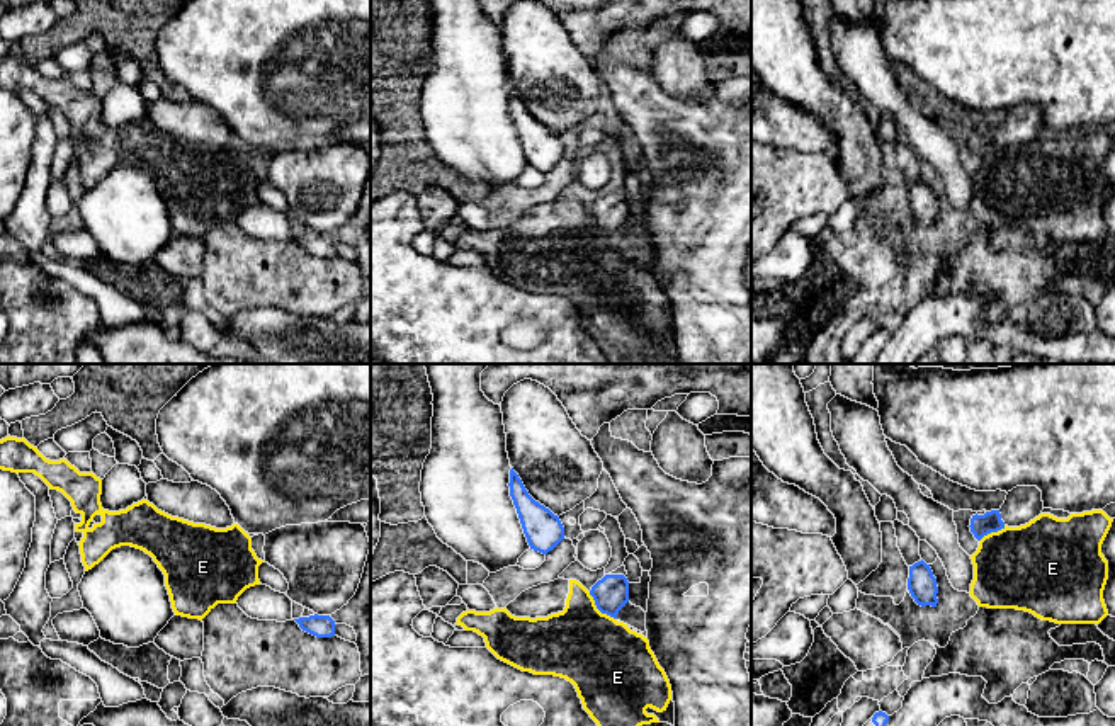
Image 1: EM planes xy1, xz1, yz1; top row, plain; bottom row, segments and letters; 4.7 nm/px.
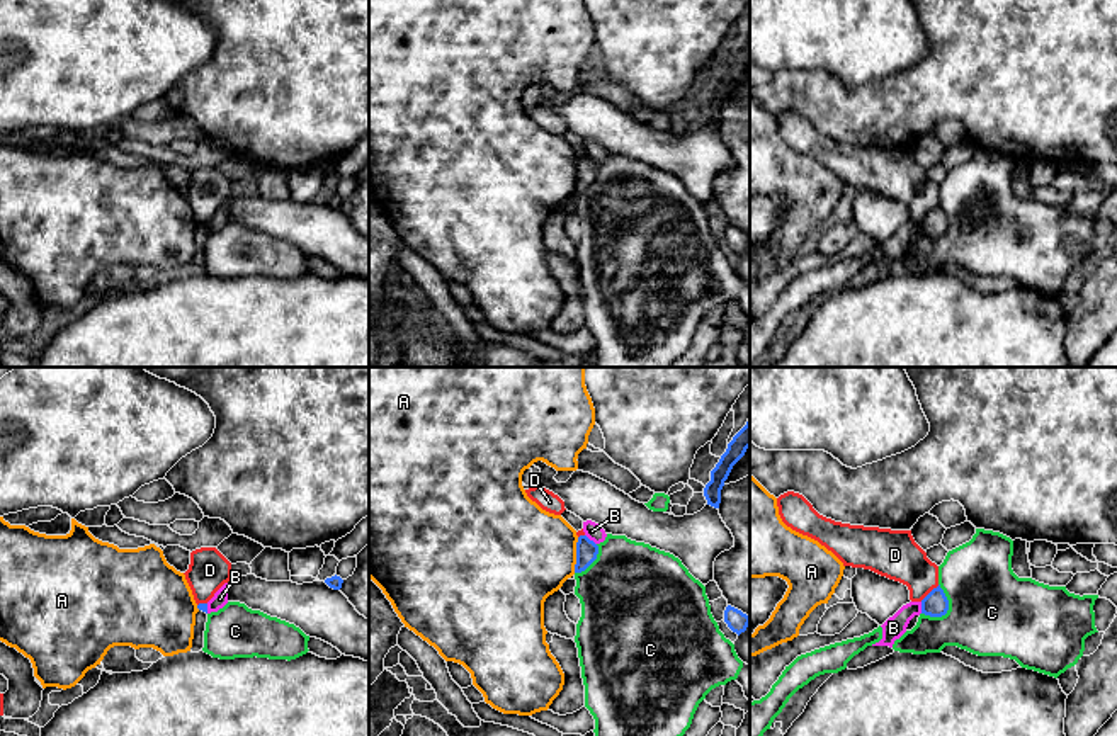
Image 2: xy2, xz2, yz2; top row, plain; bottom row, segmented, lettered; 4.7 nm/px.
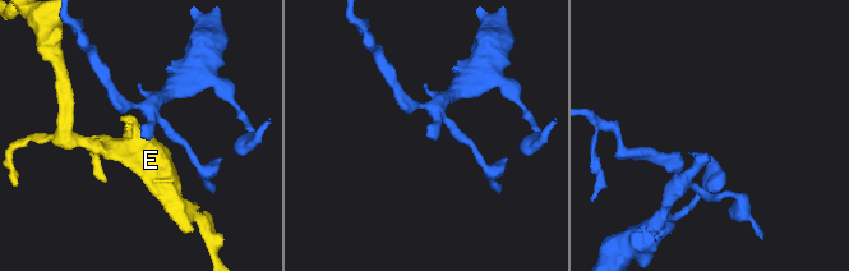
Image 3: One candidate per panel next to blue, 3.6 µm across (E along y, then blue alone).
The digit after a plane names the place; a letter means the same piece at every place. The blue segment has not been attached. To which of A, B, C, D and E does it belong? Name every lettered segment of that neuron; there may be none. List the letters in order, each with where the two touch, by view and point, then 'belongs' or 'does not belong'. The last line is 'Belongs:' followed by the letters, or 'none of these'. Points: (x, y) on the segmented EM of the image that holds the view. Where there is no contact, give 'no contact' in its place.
A: contact xz2 (577, 554); does not belong
B: contact xz2 (589, 539); does not belong
C: contact yz2 (947, 609); does not belong
D: contact yz2 (930, 592); does not belong
E: contact xz1 (599, 609); does not belong
Belongs: none of these

